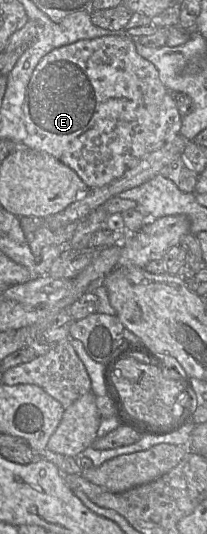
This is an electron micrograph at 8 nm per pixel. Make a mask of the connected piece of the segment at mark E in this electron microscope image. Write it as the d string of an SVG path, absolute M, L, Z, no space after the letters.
M108 35L56 48L37 64L23 103L27 136L22 145L43 151L74 170L89 189L121 178L150 153L180 134L182 116L175 94L161 82L157 68L140 56L132 37Z

